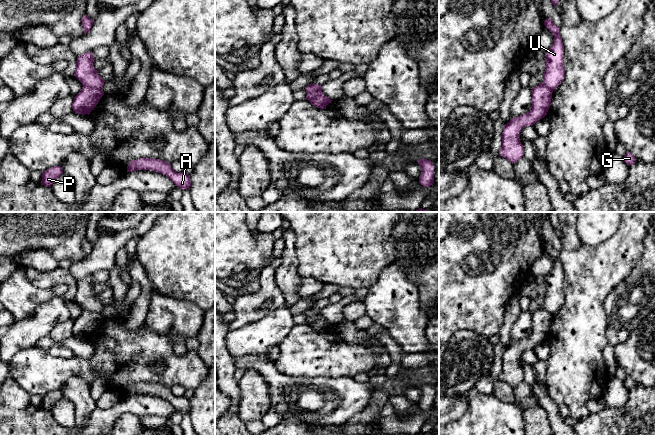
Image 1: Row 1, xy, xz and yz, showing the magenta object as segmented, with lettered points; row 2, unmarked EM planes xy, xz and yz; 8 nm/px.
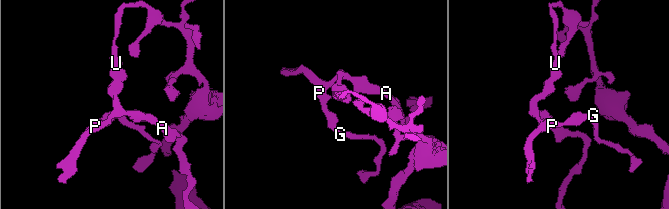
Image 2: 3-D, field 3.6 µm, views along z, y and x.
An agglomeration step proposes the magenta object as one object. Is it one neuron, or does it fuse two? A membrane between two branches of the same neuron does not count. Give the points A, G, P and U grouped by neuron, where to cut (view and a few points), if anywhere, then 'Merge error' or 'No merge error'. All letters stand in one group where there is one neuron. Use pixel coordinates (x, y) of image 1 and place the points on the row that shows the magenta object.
Groups: A G P / U. Split along xy (83, 85), (101, 89). Merge error

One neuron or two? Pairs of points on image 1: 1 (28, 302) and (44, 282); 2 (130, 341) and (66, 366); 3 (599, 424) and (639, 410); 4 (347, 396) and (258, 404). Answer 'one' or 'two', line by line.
1: two
2: one
3: one
4: two

